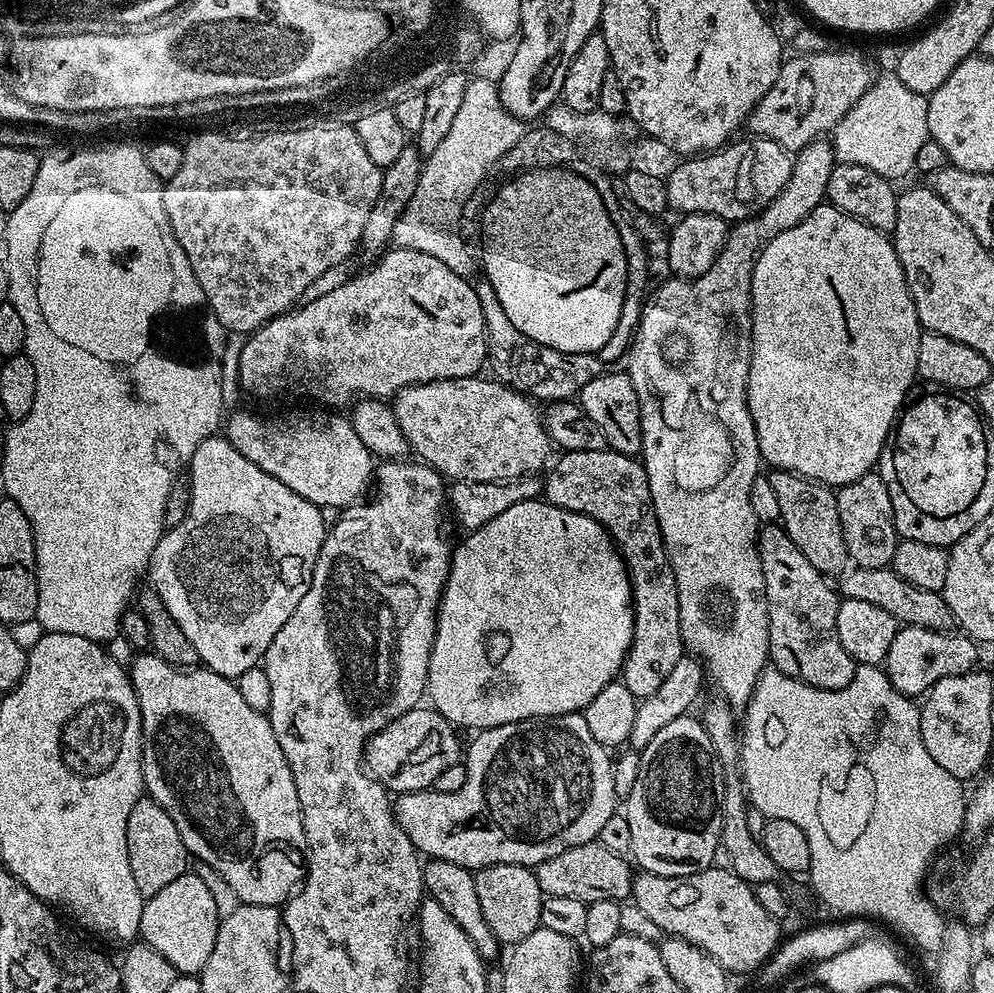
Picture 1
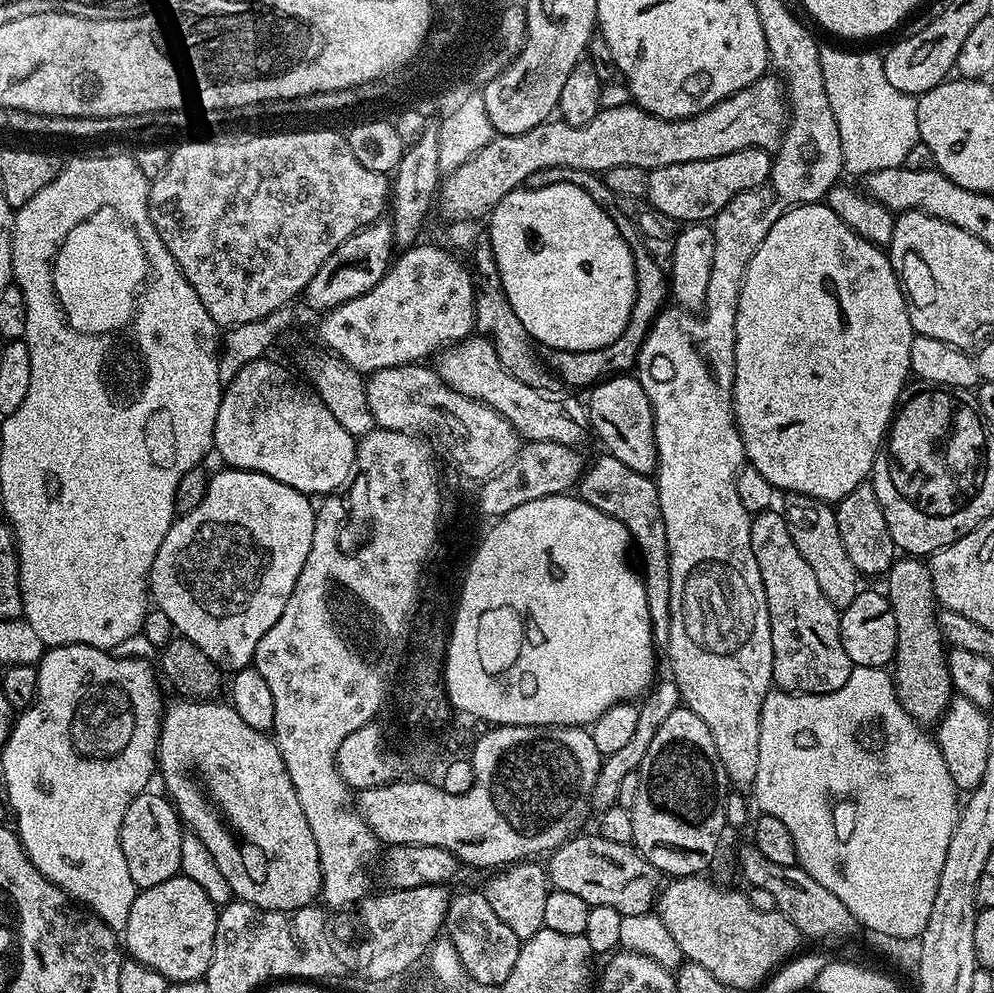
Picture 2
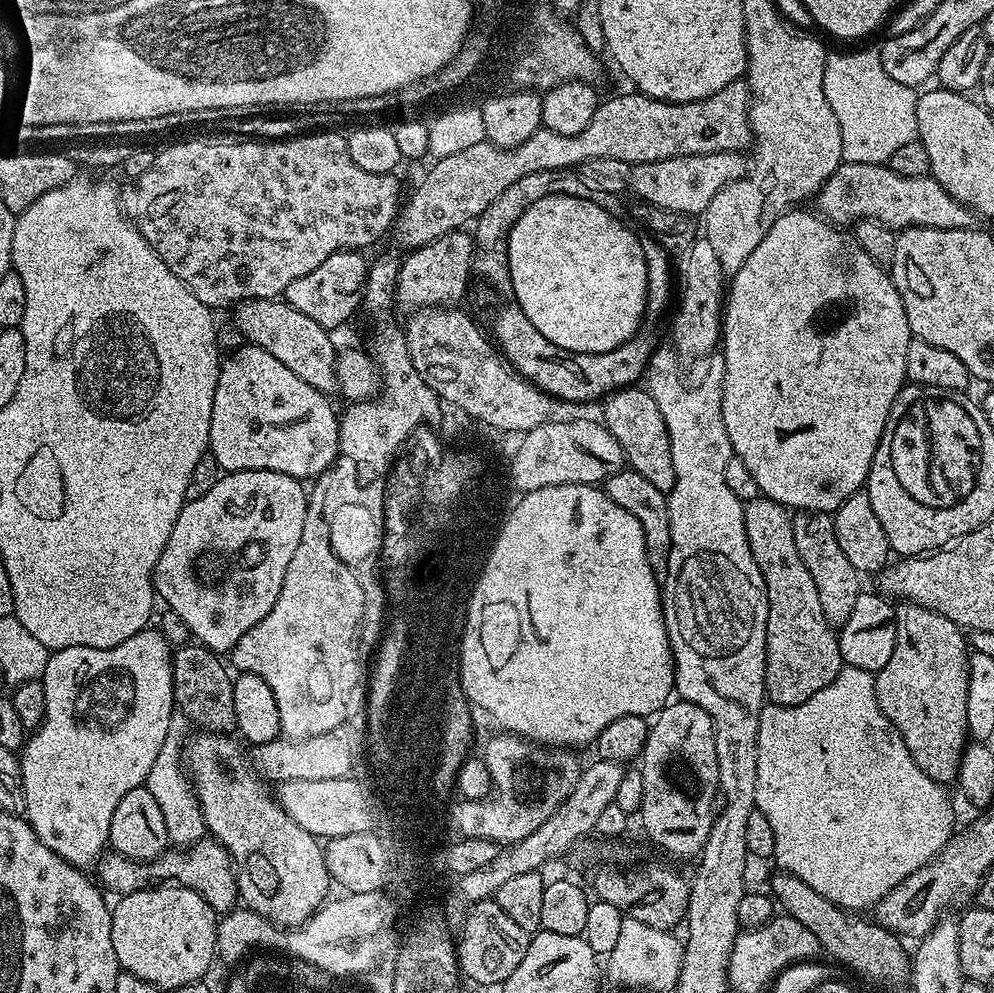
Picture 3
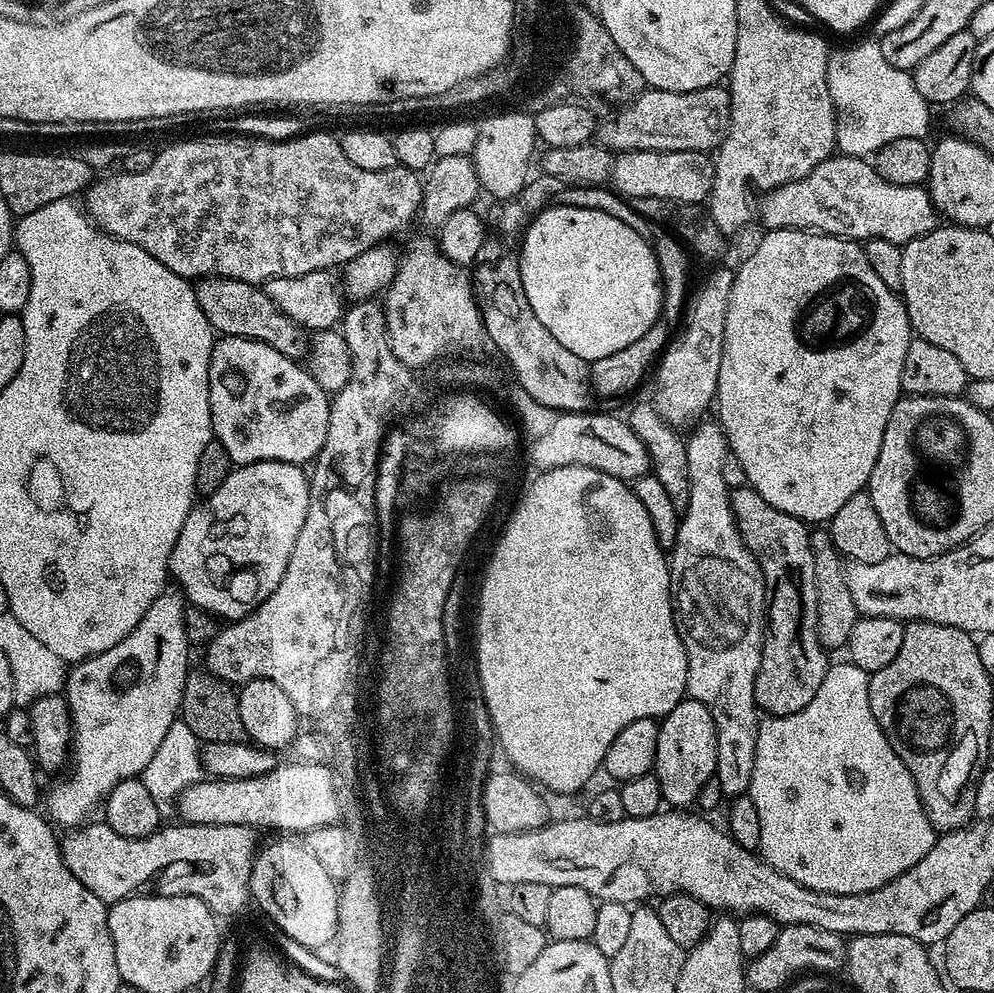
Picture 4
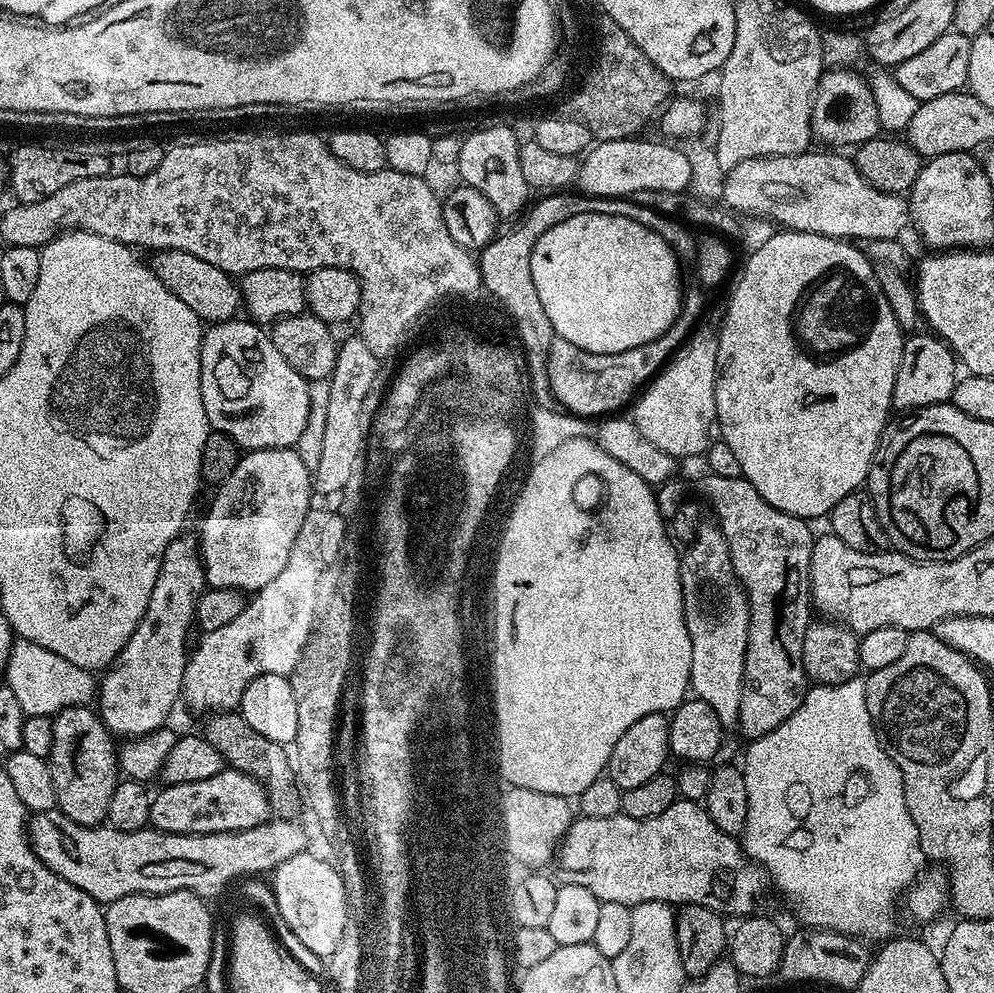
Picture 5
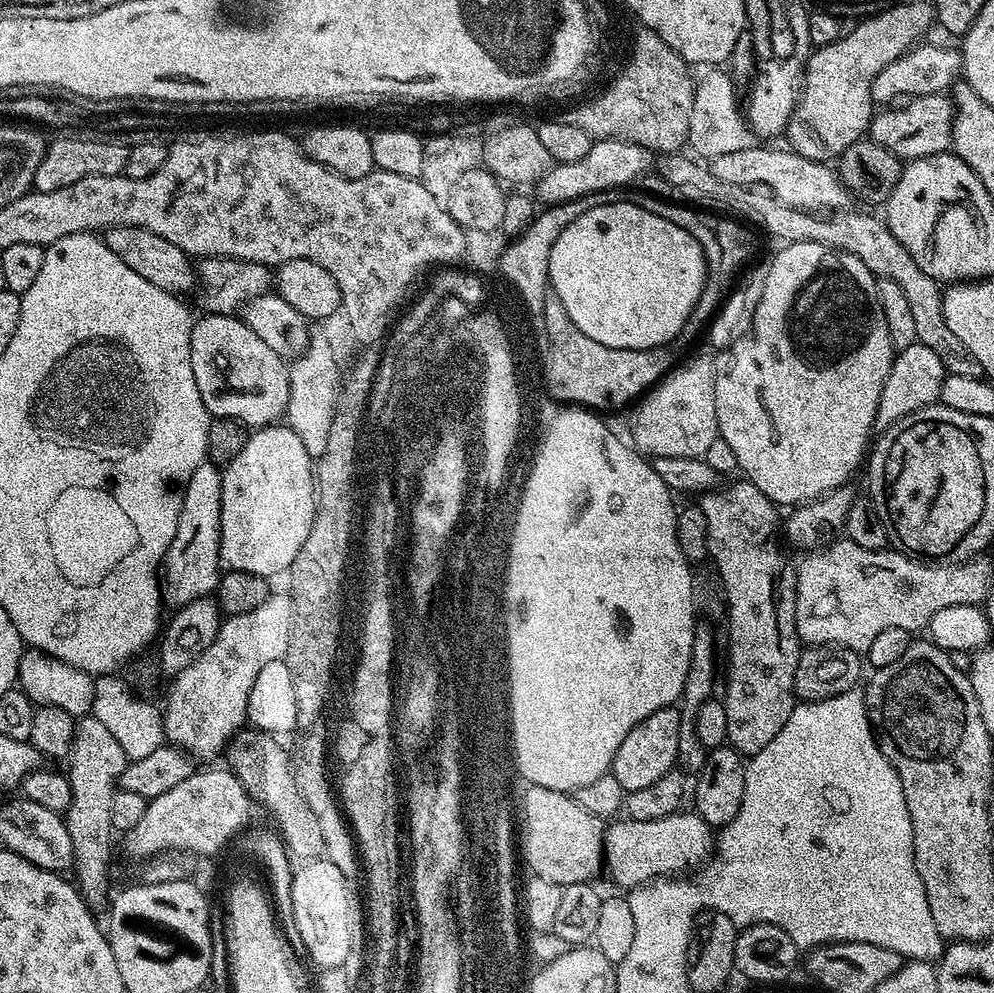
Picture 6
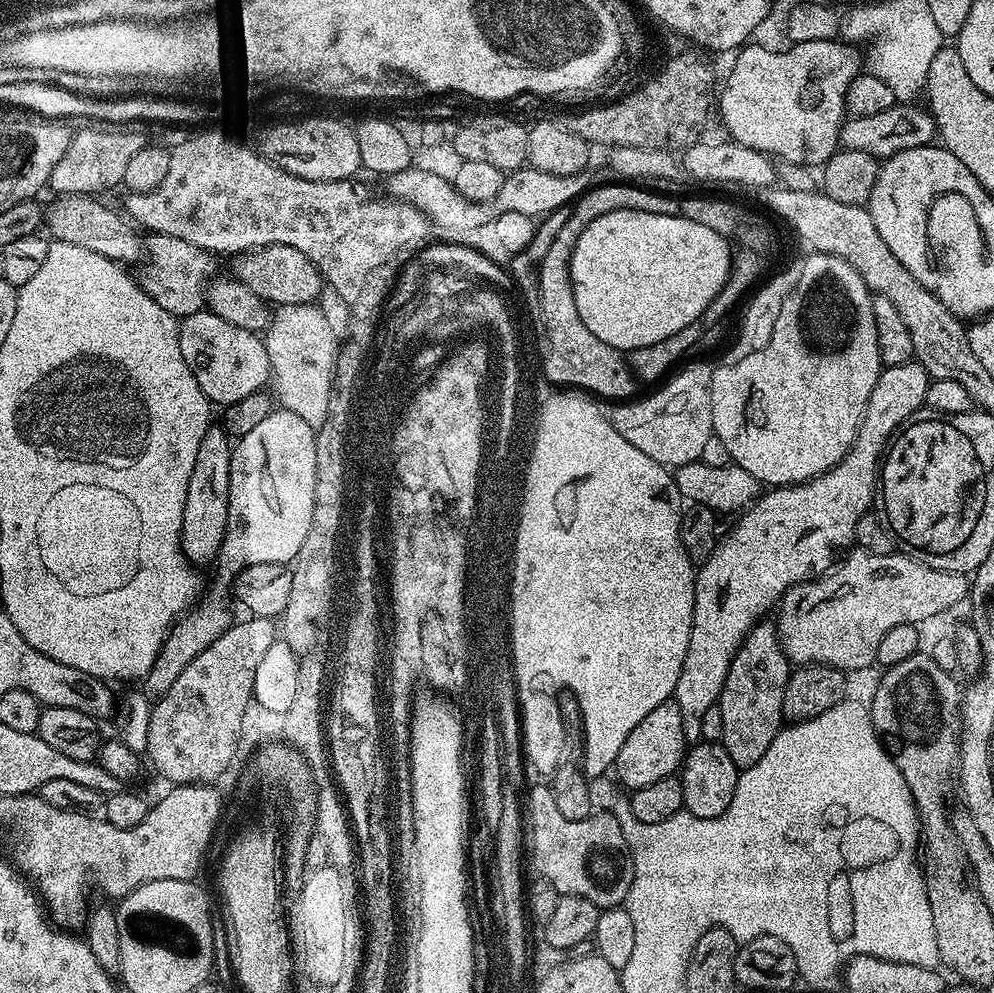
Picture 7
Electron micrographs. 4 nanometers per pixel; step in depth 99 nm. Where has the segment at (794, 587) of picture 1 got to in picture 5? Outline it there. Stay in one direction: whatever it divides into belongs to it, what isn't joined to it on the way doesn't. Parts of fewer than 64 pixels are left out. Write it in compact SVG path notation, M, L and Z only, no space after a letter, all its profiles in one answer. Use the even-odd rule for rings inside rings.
M708 474L705 477L704 492L710 499L716 500L715 523L720 525L726 538L734 574L740 579L740 584L748 595L750 630L746 642L746 670L738 732L748 736L749 741L753 741L782 726L782 722L786 722L786 718L790 718L790 714L794 714L794 710L802 706L804 696L810 687L806 666L802 662L802 642L814 616L810 582L810 554L814 532L808 529L809 521L805 517L786 514L770 506L770 502L766 502L766 498L762 498L762 494L758 494L758 490L754 490L754 486L750 486L750 482L743 476L718 478Z

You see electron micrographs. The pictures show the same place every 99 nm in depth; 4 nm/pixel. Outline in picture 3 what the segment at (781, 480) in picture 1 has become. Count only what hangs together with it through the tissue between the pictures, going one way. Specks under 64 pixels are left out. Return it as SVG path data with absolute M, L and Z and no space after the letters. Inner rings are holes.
M797 511L792 516L792 529L794 546L798 546L798 558L806 562L806 570L810 570L810 578L814 578L818 602L822 602L822 614L826 614L828 623L833 626L844 624L854 611L854 602L858 602L860 597L862 576L854 566L850 566L846 554L842 554L842 546L838 546L838 534L834 534L832 516L826 512Z

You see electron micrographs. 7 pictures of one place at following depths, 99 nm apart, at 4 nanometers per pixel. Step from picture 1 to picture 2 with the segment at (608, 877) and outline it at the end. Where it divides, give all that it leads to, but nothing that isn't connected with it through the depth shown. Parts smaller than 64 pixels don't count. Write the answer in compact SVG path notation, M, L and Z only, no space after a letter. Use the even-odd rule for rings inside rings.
M598 834L584 835L573 836L547 857L549 885L582 898L589 908L611 906L620 916L652 912L662 887L662 873L632 844L606 842Z

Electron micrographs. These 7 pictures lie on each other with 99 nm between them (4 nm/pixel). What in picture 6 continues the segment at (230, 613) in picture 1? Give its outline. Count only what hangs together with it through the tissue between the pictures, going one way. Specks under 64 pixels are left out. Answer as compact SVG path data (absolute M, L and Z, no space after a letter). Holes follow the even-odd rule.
M265 426L257 428L251 433L246 442L246 446L242 446L242 450L238 450L238 454L228 464L222 468L222 522L220 523L220 563L229 572L245 572L246 574L254 574L265 578L272 578L275 572L287 573L294 558L298 558L298 552L306 542L307 536L311 532L312 521L316 516L317 508L317 479L314 475L314 459L307 453L306 447L303 446L302 440L298 438L295 430L289 426Z

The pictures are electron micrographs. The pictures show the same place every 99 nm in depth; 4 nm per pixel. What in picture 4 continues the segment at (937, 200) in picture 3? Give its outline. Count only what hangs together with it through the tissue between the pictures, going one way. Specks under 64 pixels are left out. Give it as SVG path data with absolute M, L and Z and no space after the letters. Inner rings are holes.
M839 154L814 166L810 174L763 193L758 200L758 220L768 230L802 228L857 242L886 238L901 246L938 227L938 213L927 187L894 186L878 178L867 159Z

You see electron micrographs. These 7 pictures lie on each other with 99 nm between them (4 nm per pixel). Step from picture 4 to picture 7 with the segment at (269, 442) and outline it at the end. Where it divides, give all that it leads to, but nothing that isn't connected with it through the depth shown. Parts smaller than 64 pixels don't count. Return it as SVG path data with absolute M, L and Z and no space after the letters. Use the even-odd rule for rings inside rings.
M211 310L183 317L179 326L182 358L186 358L186 366L190 366L194 378L198 378L202 394L206 394L213 405L242 402L242 398L250 398L250 394L261 391L264 383L269 383L271 364L264 341L257 333L242 330L242 326L230 326L230 322L218 318Z

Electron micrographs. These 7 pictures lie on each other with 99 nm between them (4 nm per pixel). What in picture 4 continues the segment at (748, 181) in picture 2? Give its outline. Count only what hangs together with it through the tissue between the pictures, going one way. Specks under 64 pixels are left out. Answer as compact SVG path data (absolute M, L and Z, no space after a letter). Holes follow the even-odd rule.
M638 150L619 153L613 159L610 184L624 198L660 198L674 204L703 205L712 189L713 178L714 160L707 152Z

